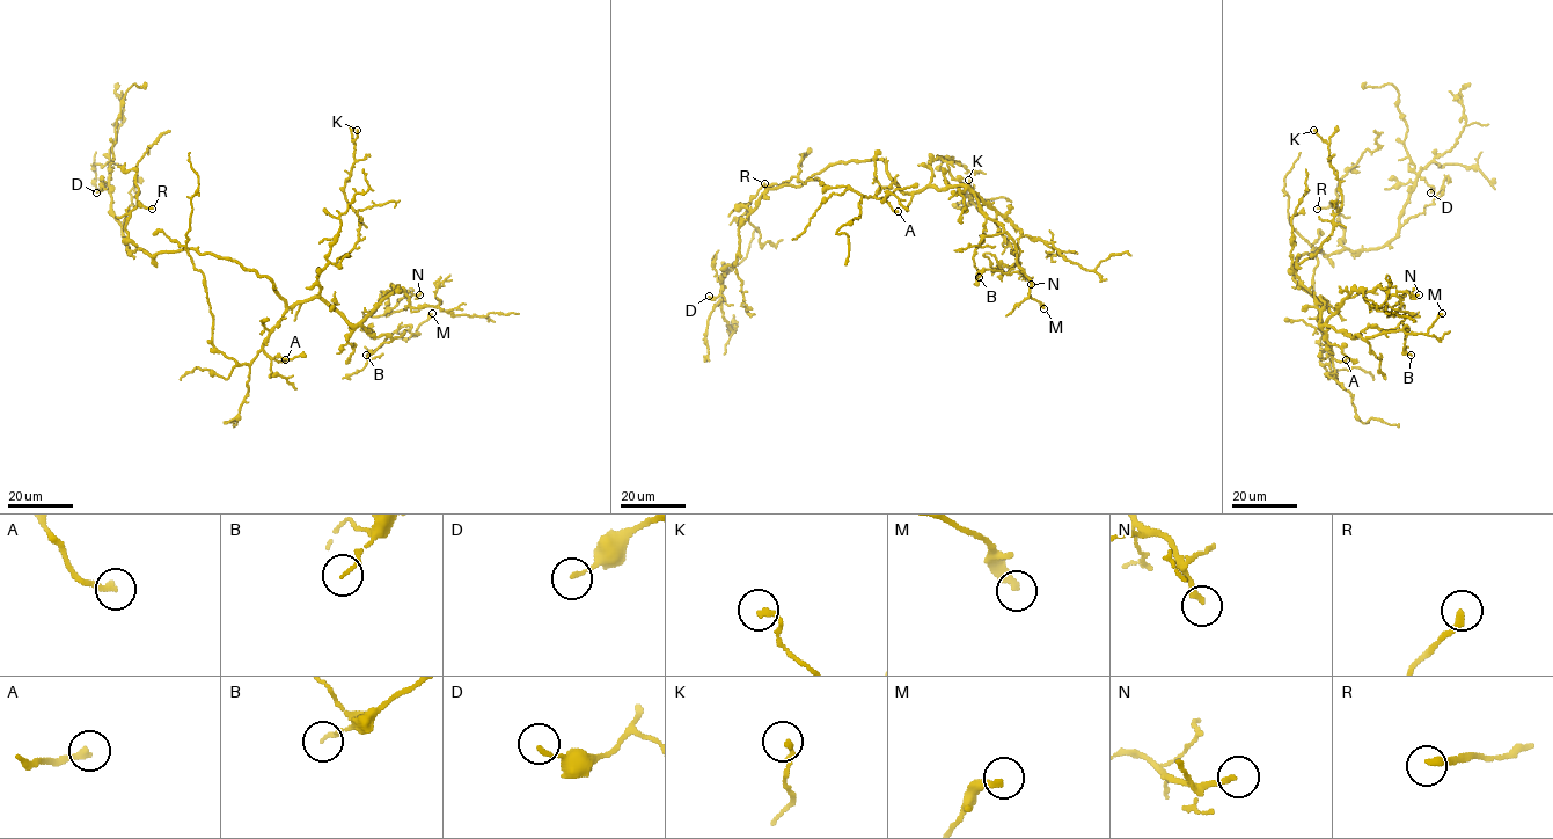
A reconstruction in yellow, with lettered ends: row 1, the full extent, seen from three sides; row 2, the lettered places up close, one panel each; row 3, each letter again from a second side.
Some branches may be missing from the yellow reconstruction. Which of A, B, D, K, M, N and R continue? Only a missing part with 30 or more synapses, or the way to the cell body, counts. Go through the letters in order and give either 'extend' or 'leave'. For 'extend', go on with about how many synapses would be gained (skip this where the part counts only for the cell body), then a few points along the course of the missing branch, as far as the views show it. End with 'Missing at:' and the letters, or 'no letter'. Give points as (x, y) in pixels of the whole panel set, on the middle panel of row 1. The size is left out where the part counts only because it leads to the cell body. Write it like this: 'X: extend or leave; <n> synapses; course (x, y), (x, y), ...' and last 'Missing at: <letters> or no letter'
A: leave
B: leave
D: leave
K: leave
M: leave
N: leave
R: leave
Missing at: no letter

